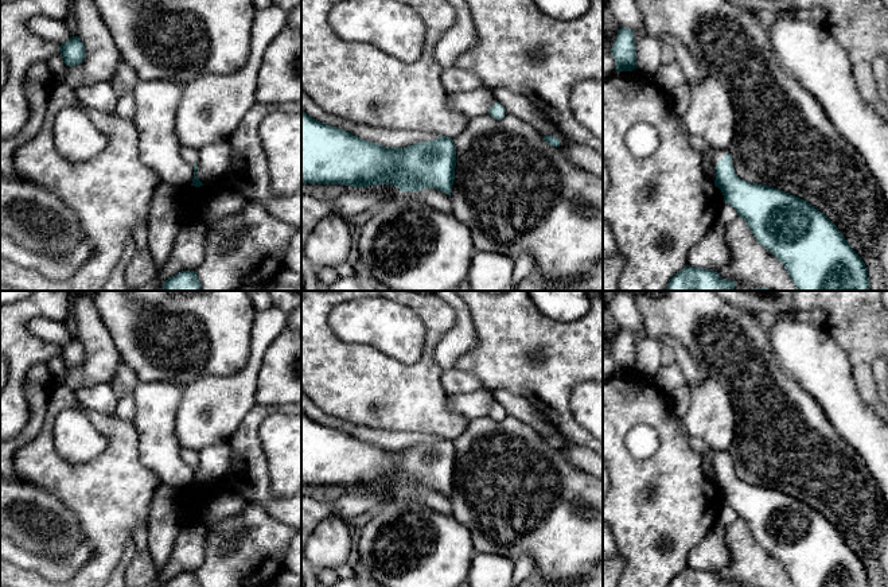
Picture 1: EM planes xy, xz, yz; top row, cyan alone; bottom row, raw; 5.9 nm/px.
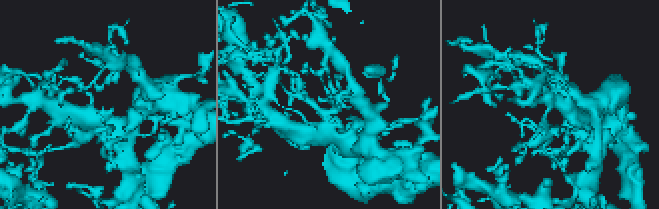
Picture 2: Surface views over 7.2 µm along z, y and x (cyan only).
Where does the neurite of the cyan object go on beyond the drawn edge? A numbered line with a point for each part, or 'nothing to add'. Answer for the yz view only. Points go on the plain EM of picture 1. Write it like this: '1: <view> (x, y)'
1: yz (716, 457)

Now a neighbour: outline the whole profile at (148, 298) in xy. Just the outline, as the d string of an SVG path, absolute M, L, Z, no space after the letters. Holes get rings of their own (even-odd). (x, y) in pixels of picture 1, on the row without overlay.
M126 291L132 299L147 307L165 302L175 291Z

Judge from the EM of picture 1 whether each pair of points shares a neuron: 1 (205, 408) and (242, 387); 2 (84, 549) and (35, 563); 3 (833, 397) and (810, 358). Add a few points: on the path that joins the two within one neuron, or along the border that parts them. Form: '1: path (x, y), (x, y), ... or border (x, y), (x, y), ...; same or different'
1: path (214, 405), (233, 396); same
2: path (71, 562), (69, 564), (47, 564); same
3: path (833, 388), (820, 368); same

